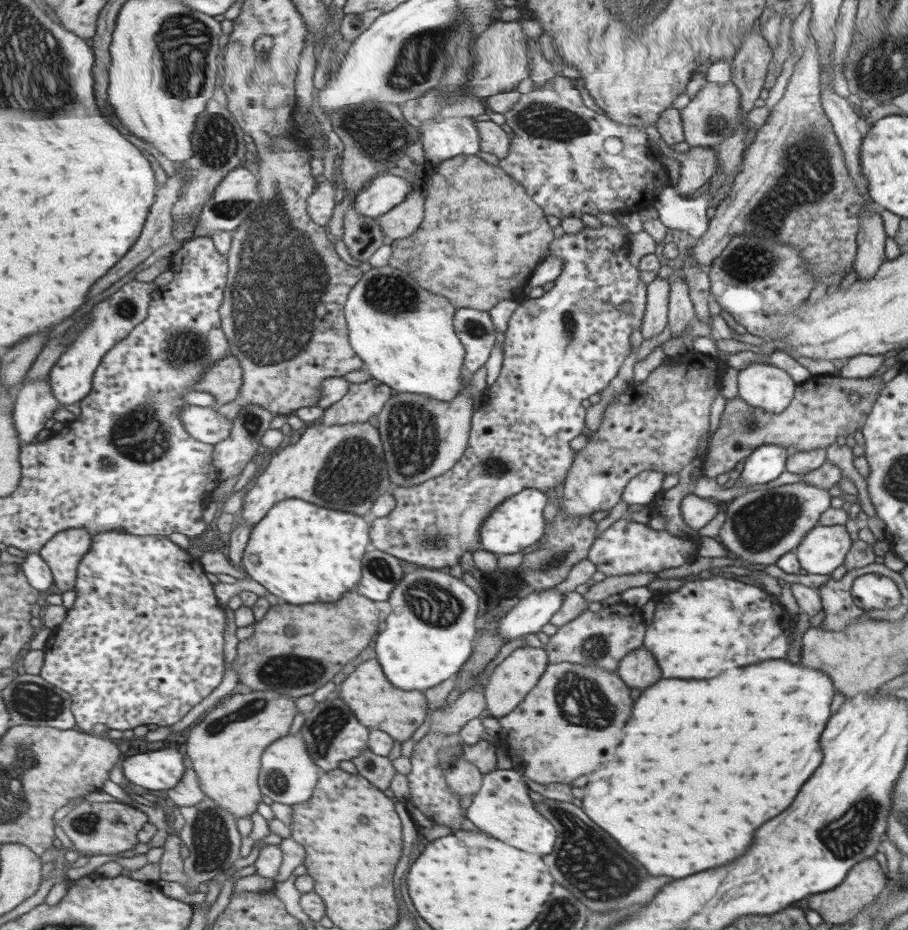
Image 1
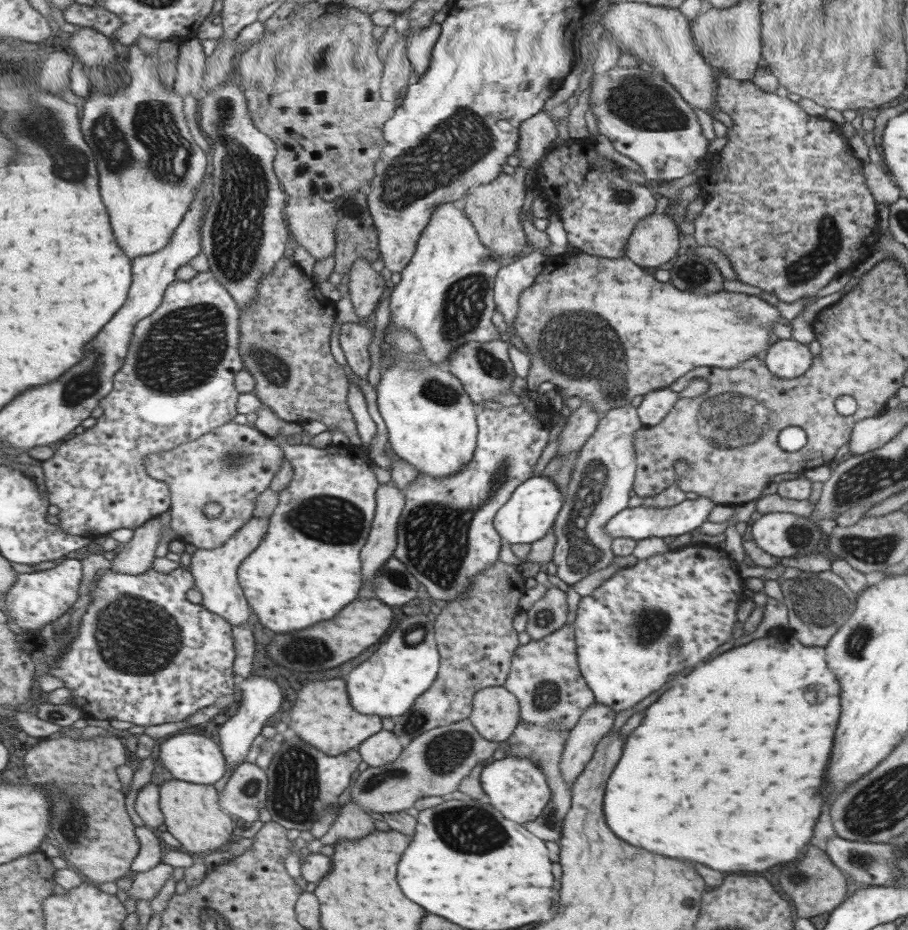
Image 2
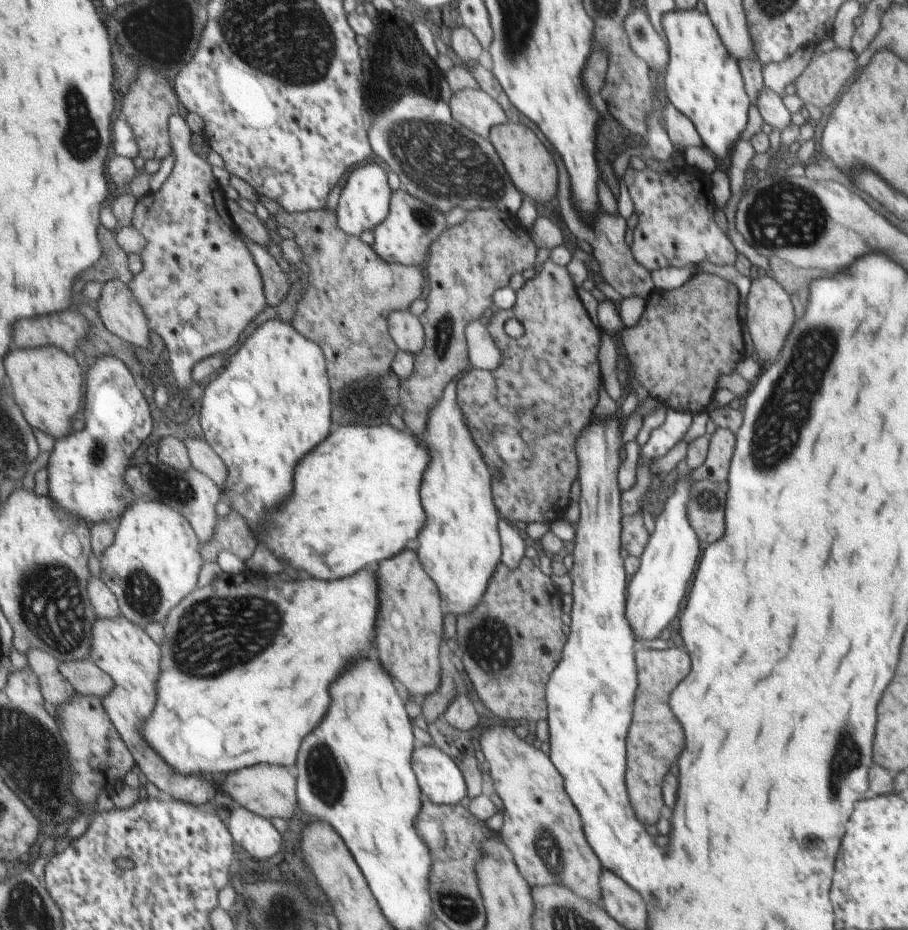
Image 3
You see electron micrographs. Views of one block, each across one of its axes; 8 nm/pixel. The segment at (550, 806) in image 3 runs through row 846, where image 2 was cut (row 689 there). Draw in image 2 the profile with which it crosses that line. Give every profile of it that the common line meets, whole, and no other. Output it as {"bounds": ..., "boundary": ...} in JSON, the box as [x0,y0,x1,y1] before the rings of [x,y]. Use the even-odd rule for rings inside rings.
{"bounds":[502,623,594,730],"boundary":[[[565,623],[563,628],[558,628],[551,635],[544,636],[543,639],[529,641],[527,644],[517,647],[509,667],[509,674],[502,684],[509,692],[520,701],[521,720],[529,724],[549,727],[551,730],[570,729],[579,722],[580,716],[594,702],[592,689],[588,687],[585,679],[578,669],[576,657],[576,637],[573,625]]]}

